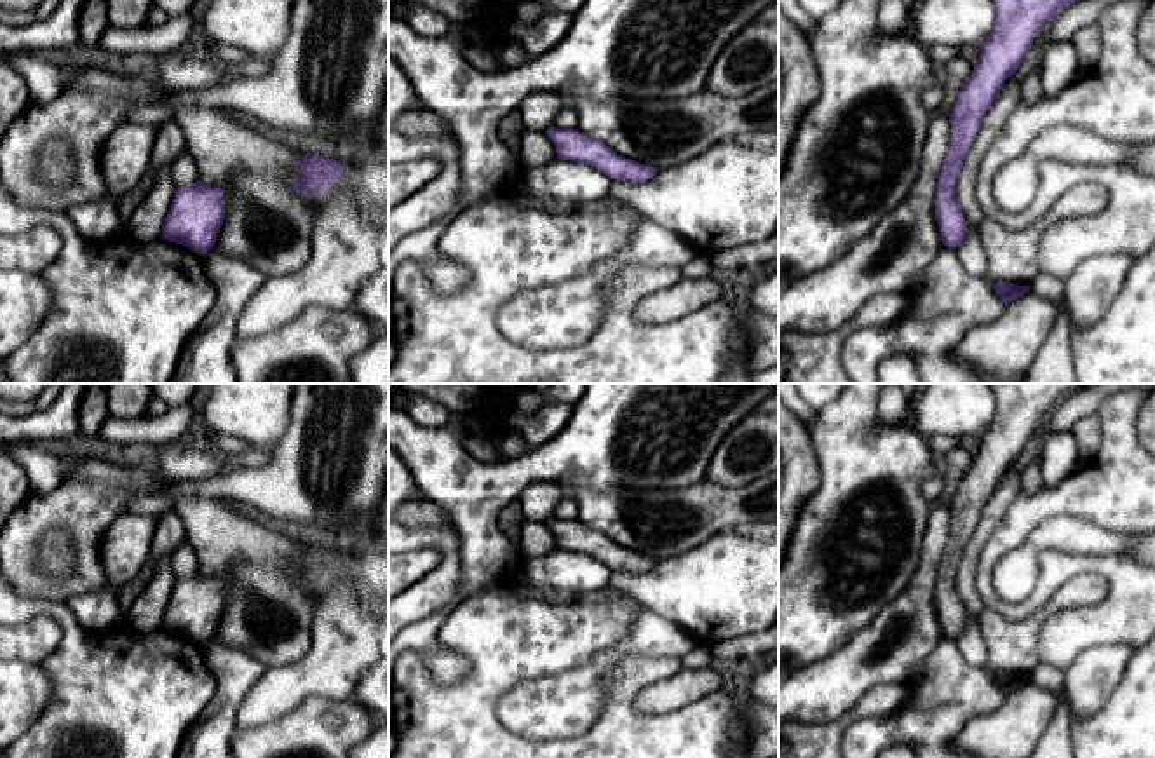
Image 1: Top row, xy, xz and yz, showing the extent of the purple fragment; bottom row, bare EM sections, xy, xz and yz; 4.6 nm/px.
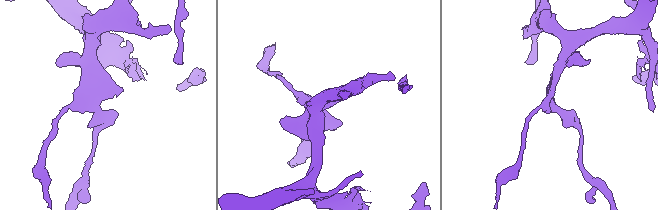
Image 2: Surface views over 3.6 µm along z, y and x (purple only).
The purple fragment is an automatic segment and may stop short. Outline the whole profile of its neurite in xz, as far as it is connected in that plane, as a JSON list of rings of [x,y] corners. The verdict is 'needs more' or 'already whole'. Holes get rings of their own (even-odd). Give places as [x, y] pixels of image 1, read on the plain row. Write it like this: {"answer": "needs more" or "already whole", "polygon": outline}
{"answer": "already whole", "polygon": [[[550,518],[545,525],[552,530],[559,551],[587,554],[611,570],[643,573],[657,563],[655,558],[625,549],[605,533],[587,528],[578,519]]]}

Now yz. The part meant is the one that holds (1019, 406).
{"answer": "already whole", "polygon": [[[991,383],[996,401],[995,416],[979,436],[981,444],[972,465],[960,474],[949,505],[949,538],[935,580],[935,610],[946,638],[956,640],[967,624],[967,612],[956,591],[956,570],[986,502],[1005,470],[1019,460],[1037,422],[1080,385]]]}

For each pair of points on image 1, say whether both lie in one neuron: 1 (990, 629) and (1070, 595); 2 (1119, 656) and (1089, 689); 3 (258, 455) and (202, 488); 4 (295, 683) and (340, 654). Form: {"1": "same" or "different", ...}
{"1": "same", "2": "same", "3": "different", "4": "same"}

